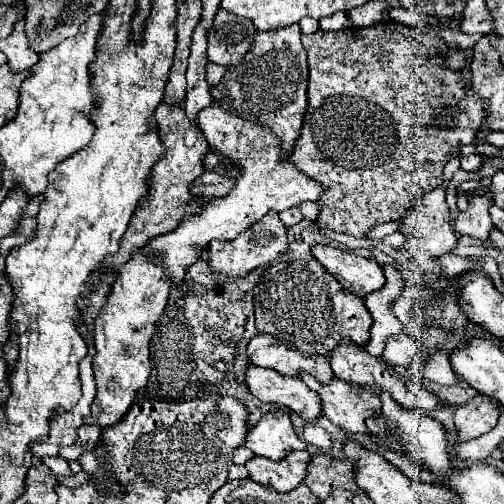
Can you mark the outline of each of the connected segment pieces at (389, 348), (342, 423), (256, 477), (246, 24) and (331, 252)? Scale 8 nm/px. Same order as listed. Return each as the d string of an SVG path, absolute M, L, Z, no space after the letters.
M391 335L385 341L385 351L383 351L383 359L389 365L403 365L407 367L415 355L421 351L421 345L417 341L413 341L411 337L405 335Z
M305 373L301 379L321 397L323 415L327 415L333 425L345 429L347 433L367 433L365 421L381 411L381 399L371 391L365 393L365 389L353 383L331 379L327 385L323 385Z
M293 451L281 461L253 457L245 465L253 481L261 485L269 485L279 493L289 493L303 483L309 461L311 461L311 455L307 451Z
M219 9L207 33L207 61L219 65L239 65L249 51L255 27L251 21Z
M313 245L311 251L315 259L325 267L325 271L357 297L379 291L385 285L383 269L373 259L365 259L327 245Z

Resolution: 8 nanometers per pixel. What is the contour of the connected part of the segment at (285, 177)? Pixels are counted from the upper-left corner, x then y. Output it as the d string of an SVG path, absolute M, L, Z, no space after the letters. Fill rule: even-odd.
M213 101L213 105L205 107L199 113L197 123L205 139L209 141L209 147L219 153L221 167L229 169L229 165L223 163L225 159L229 159L229 163L233 163L241 175L235 179L233 189L225 197L193 197L193 203L201 205L201 211L195 215L187 215L173 233L159 235L147 243L147 249L151 249L147 255L153 263L167 269L173 287L181 285L181 281L185 279L185 269L199 259L199 249L205 249L213 239L231 241L241 231L259 221L265 213L281 213L303 201L317 201L323 191L317 181L311 181L301 171L297 171L289 163L289 157L281 159L279 139L273 131L261 125L253 125L251 121L233 117L231 113L221 109L217 101Z

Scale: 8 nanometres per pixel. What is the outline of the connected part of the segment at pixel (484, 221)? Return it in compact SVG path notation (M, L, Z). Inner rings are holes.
M469 193L469 207L457 215L457 219L453 223L455 231L459 235L469 235L469 237L485 241L493 227L491 219L489 219L489 207L491 207L489 197L485 197L485 195L479 197L479 195Z

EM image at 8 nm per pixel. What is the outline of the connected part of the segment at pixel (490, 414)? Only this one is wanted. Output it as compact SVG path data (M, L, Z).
M477 395L469 403L459 405L453 415L457 441L469 441L491 431L497 425L497 417L499 417L499 403L485 395Z

